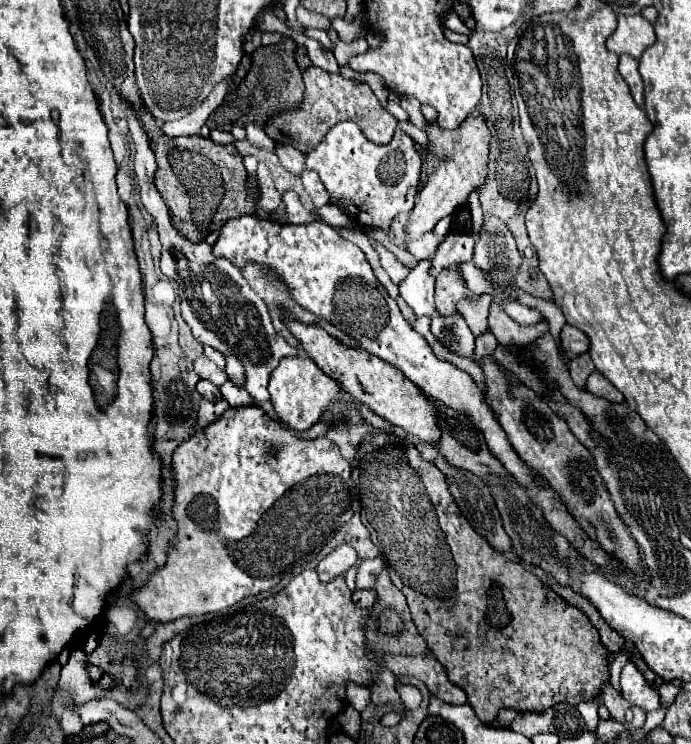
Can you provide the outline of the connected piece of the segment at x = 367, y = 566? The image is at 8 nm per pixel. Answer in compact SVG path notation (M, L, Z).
M377 556L373 560L363 560L359 566L357 566L357 590L369 590L373 588L375 584L375 576L383 570L383 558Z

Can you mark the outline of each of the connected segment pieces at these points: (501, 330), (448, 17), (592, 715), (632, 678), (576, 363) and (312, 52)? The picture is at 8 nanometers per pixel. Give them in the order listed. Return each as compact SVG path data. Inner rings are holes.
M493 302L491 312L489 312L489 330L495 334L497 342L503 346L525 346L529 342L535 342L539 336L543 336L549 328L547 318L541 318L537 324L531 326L521 326L517 324L507 312L503 310L501 304Z
M453 9L445 14L443 24L445 24L446 28L456 33L464 34L466 36L469 36L472 33L472 30L468 29L468 27L460 21L458 15Z
M587 700L587 702L580 702L576 707L584 719L587 728L595 728L599 722L599 714L597 714L597 706L599 700Z
M627 662L621 672L621 692L633 706L641 706L647 712L661 706L657 690L647 684L635 662Z
M579 354L573 358L573 362L569 364L569 372L571 372L571 378L573 382L577 384L577 388L585 390L585 382L587 382L587 376L595 372L595 364L591 360L589 354Z
M293 34L293 38L307 48L307 54L309 54L313 66L317 66L317 68L321 68L325 72L331 72L331 74L339 72L339 64L337 64L337 60L335 60L335 56L333 56L333 52L329 48L323 48L317 40L307 38L303 34Z

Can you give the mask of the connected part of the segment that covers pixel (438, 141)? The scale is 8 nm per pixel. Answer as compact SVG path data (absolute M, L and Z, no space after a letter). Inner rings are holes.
M475 108L475 112L469 114L469 118L465 118L465 122L457 130L443 130L437 124L433 124L431 128L427 128L427 136L433 144L433 150L441 152L441 156L445 156L447 160L433 176L429 176L427 184L419 190L417 204L411 210L409 222L405 226L407 242L419 240L423 234L431 232L441 218L451 216L457 206L463 206L467 202L469 192L483 184L483 174L487 164L487 148L491 136L479 108Z

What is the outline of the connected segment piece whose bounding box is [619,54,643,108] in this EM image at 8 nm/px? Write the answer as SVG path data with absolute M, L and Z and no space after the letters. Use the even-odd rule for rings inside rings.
M621 54L619 56L619 72L625 78L625 82L629 84L631 96L643 108L643 80L639 74L639 62L629 54Z

